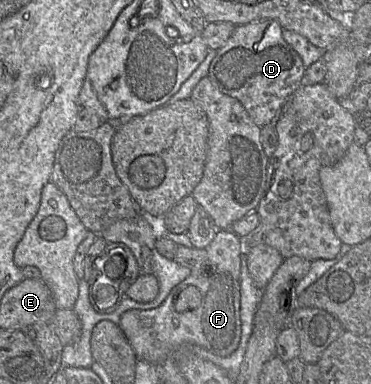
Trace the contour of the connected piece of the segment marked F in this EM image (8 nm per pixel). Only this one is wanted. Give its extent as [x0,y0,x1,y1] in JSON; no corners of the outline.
[118,229,245,364]

